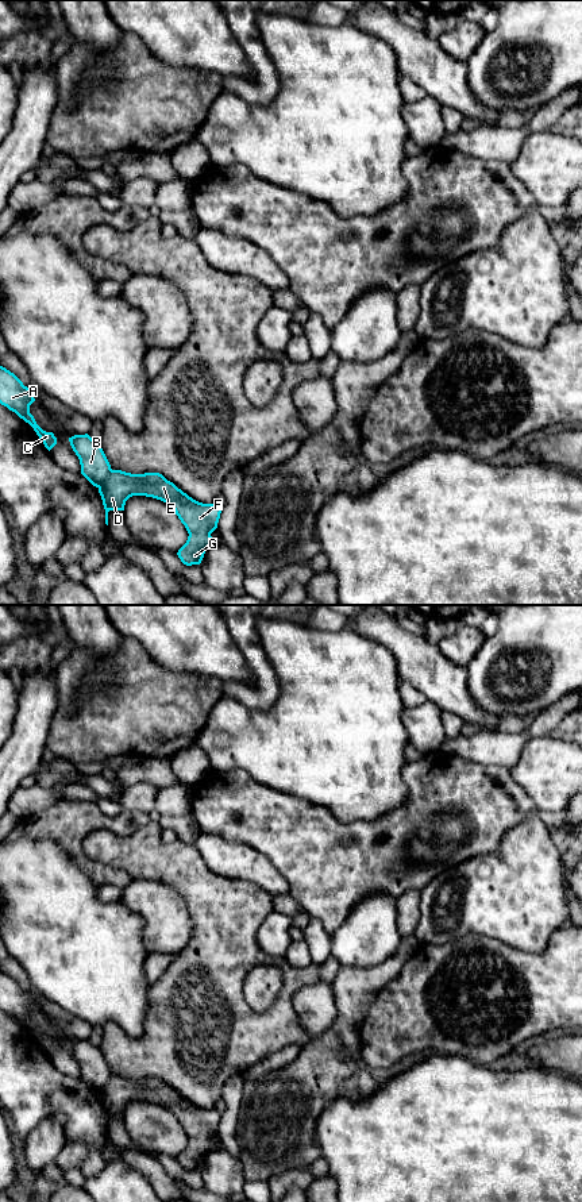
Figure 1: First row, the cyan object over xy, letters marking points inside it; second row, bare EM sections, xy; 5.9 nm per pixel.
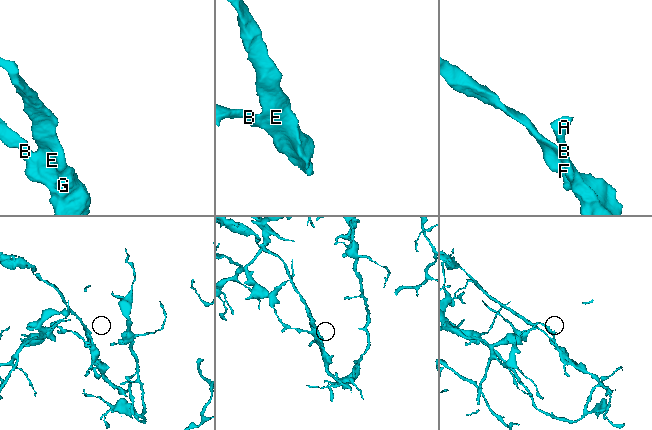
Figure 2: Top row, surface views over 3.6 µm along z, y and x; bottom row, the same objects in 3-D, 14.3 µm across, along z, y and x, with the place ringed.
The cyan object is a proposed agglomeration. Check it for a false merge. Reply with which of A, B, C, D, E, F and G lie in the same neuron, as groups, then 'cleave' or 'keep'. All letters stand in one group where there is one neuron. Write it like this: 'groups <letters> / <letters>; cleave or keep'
groups A B C / D E F G; cleave

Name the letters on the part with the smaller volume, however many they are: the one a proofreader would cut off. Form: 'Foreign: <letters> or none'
Foreign: D, E, F, G

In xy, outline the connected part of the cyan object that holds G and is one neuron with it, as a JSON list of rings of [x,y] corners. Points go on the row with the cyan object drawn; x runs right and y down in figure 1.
[[[111,470],[99,486],[108,525],[109,511],[124,511],[126,501],[132,496],[146,496],[166,502],[185,525],[189,536],[177,555],[186,566],[200,565],[205,551],[213,546],[211,533],[217,528],[221,508],[216,504],[203,504],[159,473],[131,474]]]

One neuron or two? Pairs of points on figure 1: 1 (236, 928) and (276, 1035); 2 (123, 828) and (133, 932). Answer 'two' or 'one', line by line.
1: one
2: two

